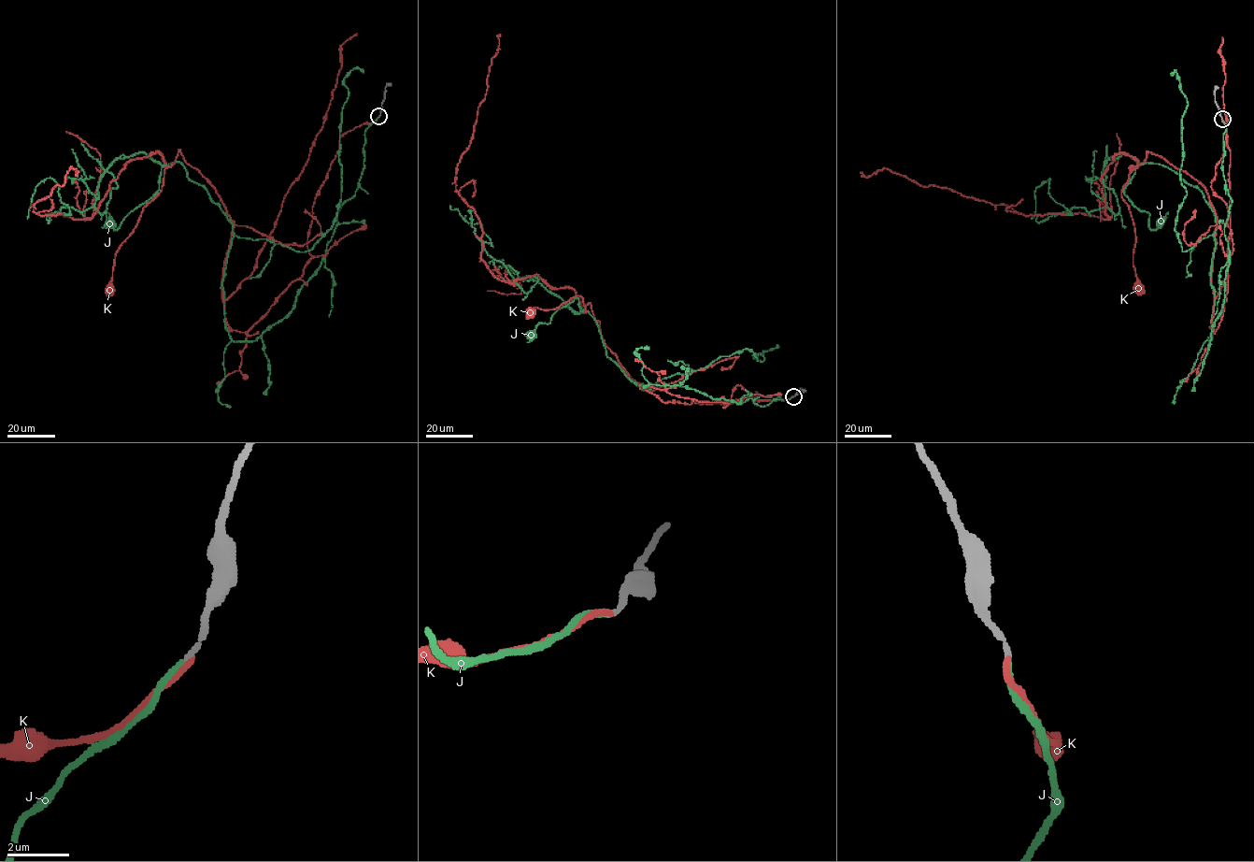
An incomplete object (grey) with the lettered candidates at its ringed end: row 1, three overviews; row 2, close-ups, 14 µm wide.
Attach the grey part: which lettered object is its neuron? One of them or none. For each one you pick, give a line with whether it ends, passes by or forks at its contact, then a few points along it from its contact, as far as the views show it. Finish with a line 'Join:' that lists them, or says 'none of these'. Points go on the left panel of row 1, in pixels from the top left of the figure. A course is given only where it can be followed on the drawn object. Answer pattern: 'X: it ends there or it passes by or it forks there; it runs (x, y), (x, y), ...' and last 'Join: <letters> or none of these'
J: it ends there; it runs (378, 116), (320, 266), (255, 340), (234, 341), (226, 326), (232, 223), (179, 162), (112, 222)
Join: J

